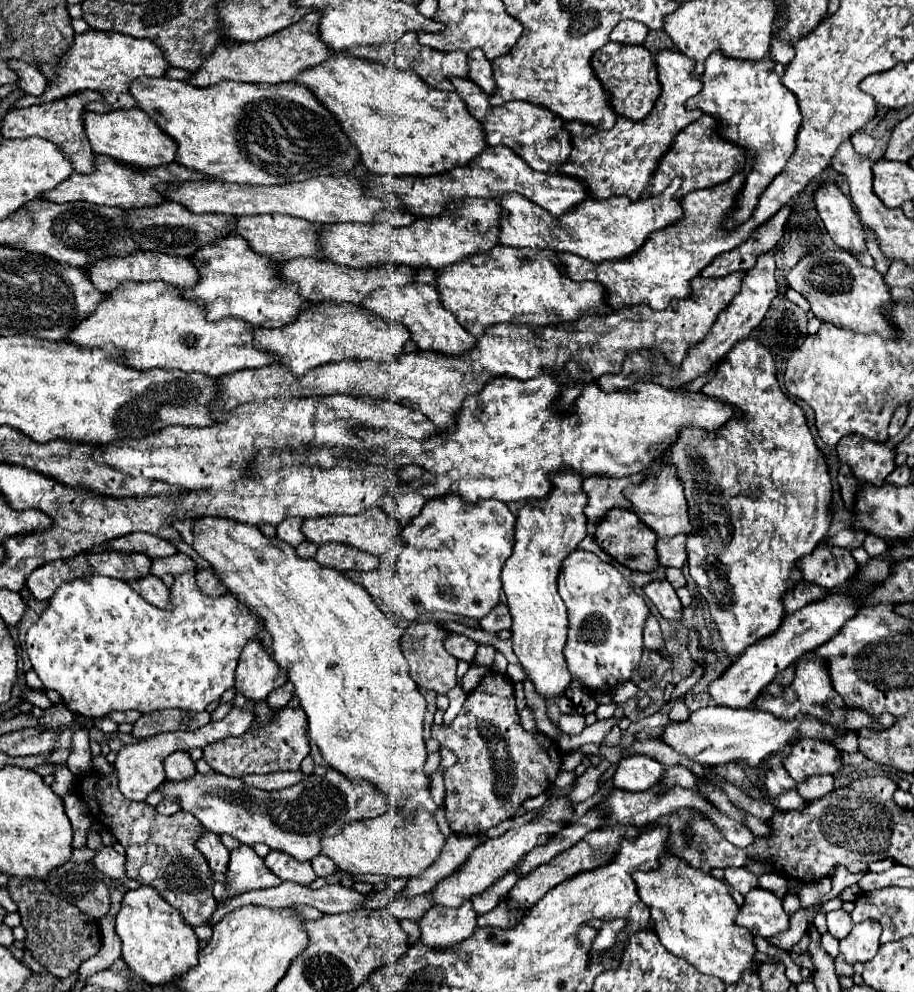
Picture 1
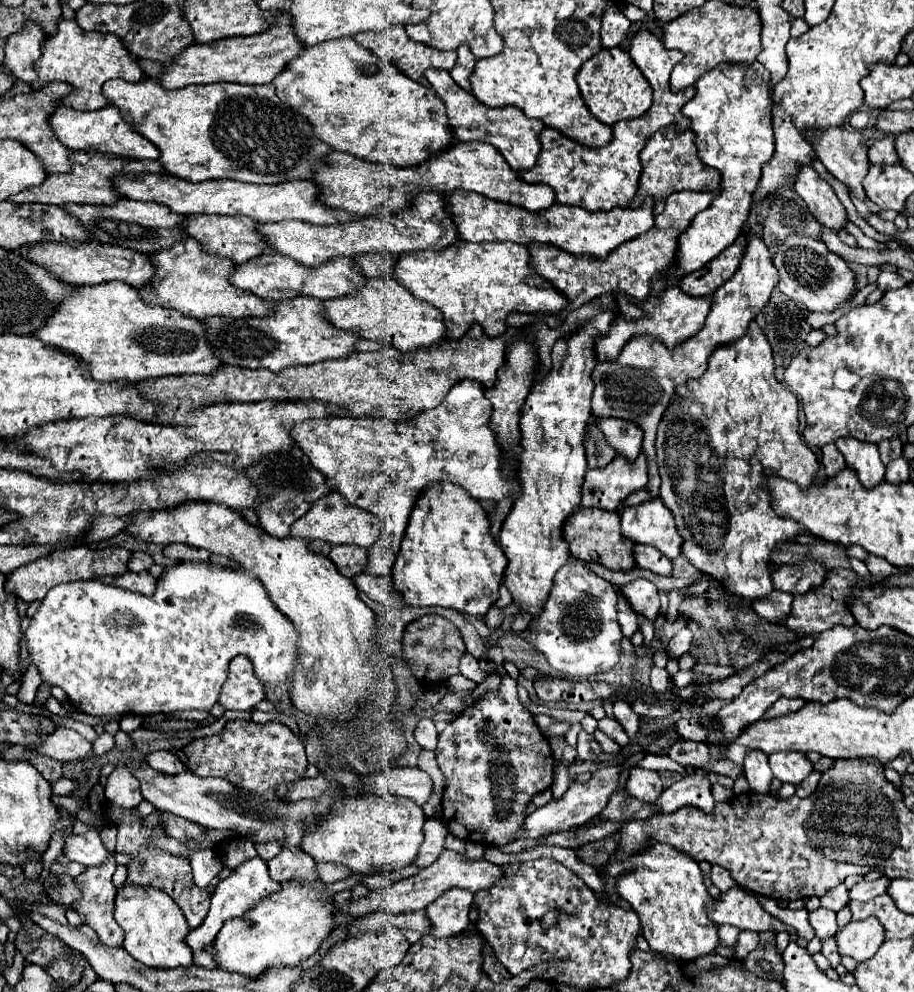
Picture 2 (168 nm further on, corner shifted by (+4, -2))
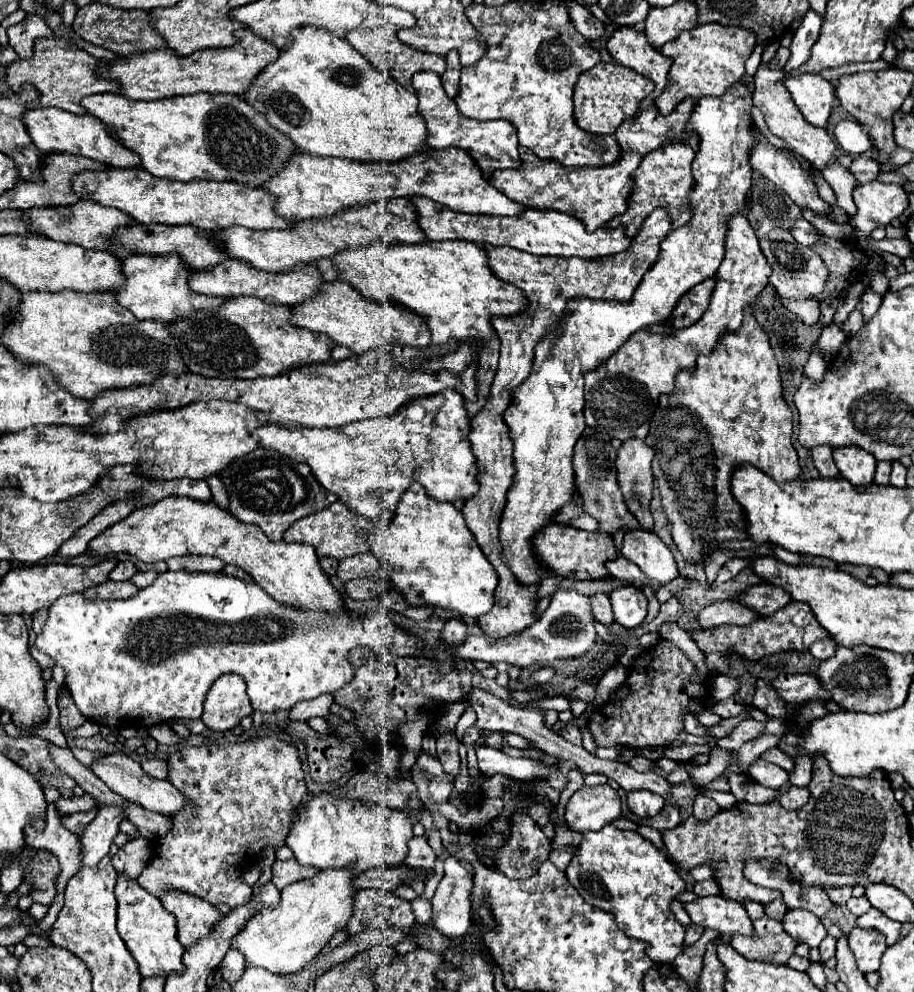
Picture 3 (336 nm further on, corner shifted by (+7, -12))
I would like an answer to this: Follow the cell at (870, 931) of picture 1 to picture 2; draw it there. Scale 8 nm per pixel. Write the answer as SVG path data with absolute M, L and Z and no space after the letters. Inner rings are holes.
M876 917L852 921L836 935L836 939L840 955L850 955L858 963L862 963L866 959L872 959L884 943L884 927Z

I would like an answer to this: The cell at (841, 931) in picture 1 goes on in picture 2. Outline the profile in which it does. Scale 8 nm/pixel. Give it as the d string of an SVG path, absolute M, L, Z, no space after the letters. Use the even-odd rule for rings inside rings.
M818 907L816 911L808 913L808 923L812 925L812 929L816 931L818 939L826 939L838 933L838 925L836 925L836 913L824 907Z

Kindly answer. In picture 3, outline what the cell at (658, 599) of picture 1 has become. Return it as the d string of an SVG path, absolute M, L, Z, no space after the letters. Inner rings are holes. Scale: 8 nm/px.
M623 585L611 595L611 605L615 609L615 621L625 627L637 627L647 617L647 597L635 585Z

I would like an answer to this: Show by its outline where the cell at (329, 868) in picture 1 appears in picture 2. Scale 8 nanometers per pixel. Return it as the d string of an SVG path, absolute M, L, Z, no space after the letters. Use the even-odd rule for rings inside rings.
M316 863L316 865L318 865L318 879L322 879L324 883L336 883L352 875L352 871L340 863Z

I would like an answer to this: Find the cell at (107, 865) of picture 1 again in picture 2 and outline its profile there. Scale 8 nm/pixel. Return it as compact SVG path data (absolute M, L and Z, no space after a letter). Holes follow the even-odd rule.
M88 831L84 835L72 833L64 837L64 855L82 865L100 865L108 857L108 851L98 831Z

